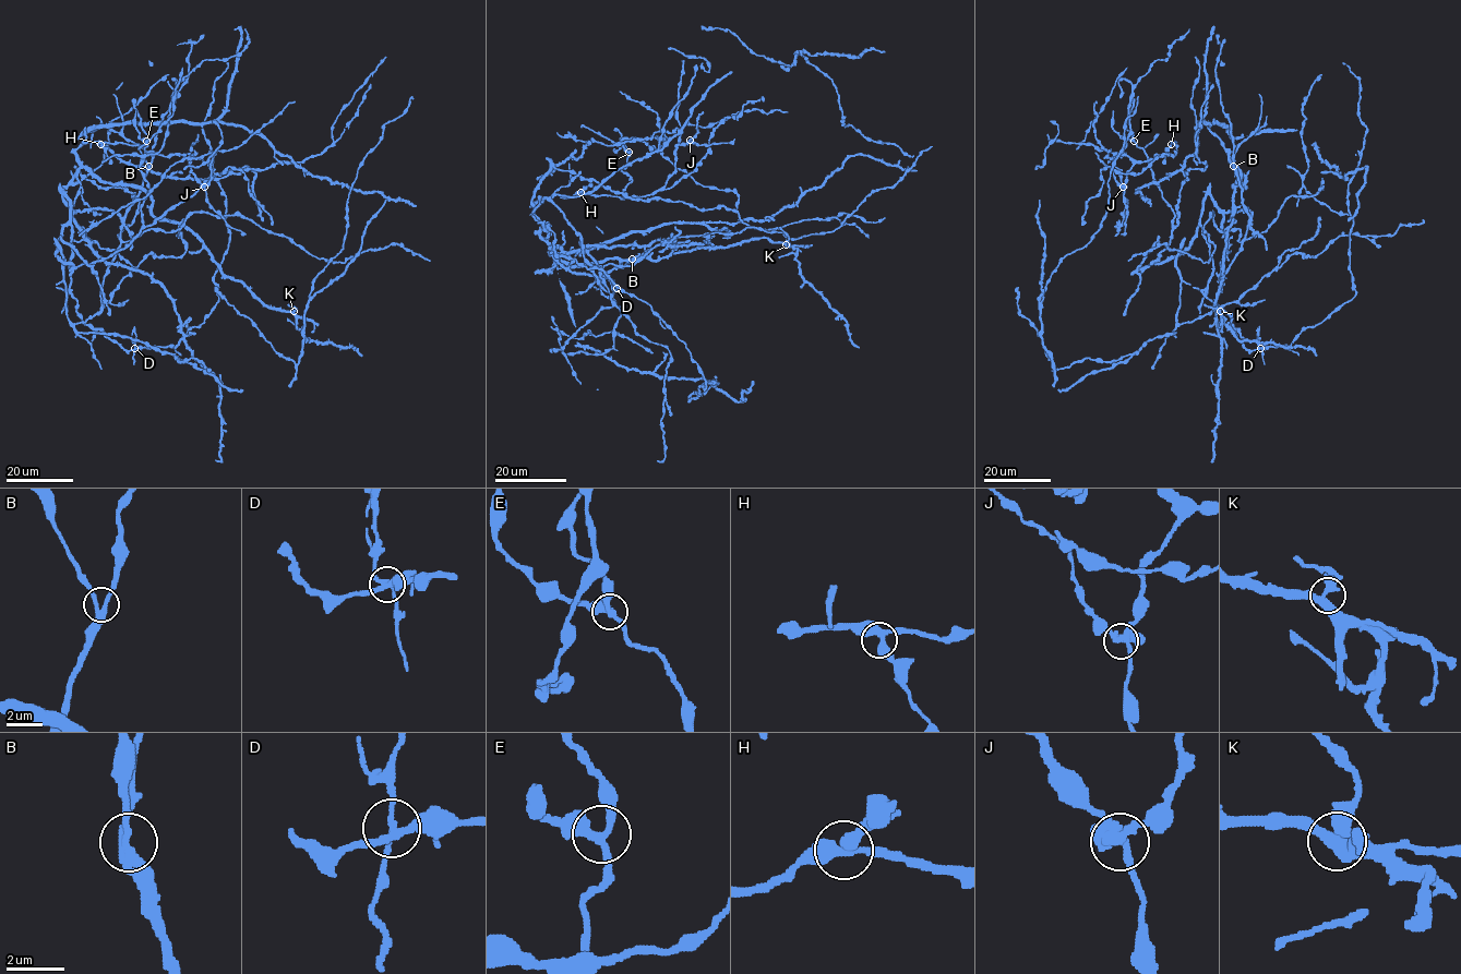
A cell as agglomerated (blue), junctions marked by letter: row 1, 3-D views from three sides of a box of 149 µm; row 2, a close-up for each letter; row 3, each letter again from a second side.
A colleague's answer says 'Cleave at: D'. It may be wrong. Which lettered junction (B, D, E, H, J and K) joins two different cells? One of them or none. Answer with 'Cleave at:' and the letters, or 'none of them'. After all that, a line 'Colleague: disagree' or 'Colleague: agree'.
Cleave at: D
Colleague: agree

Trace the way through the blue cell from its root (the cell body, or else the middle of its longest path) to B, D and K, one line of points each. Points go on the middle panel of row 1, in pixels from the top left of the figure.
B: (539, 181), (533, 199), (534, 213), (547, 224), (540, 236), (561, 264), (572, 272), (602, 278), (632, 259)
D: (539, 181), (534, 213), (549, 225), (548, 237), (547, 228), (554, 233), (554, 253), (601, 268), (617, 288)
K: (539, 181), (540, 236), (561, 264), (596, 278), (642, 256), (759, 238), (786, 244)

